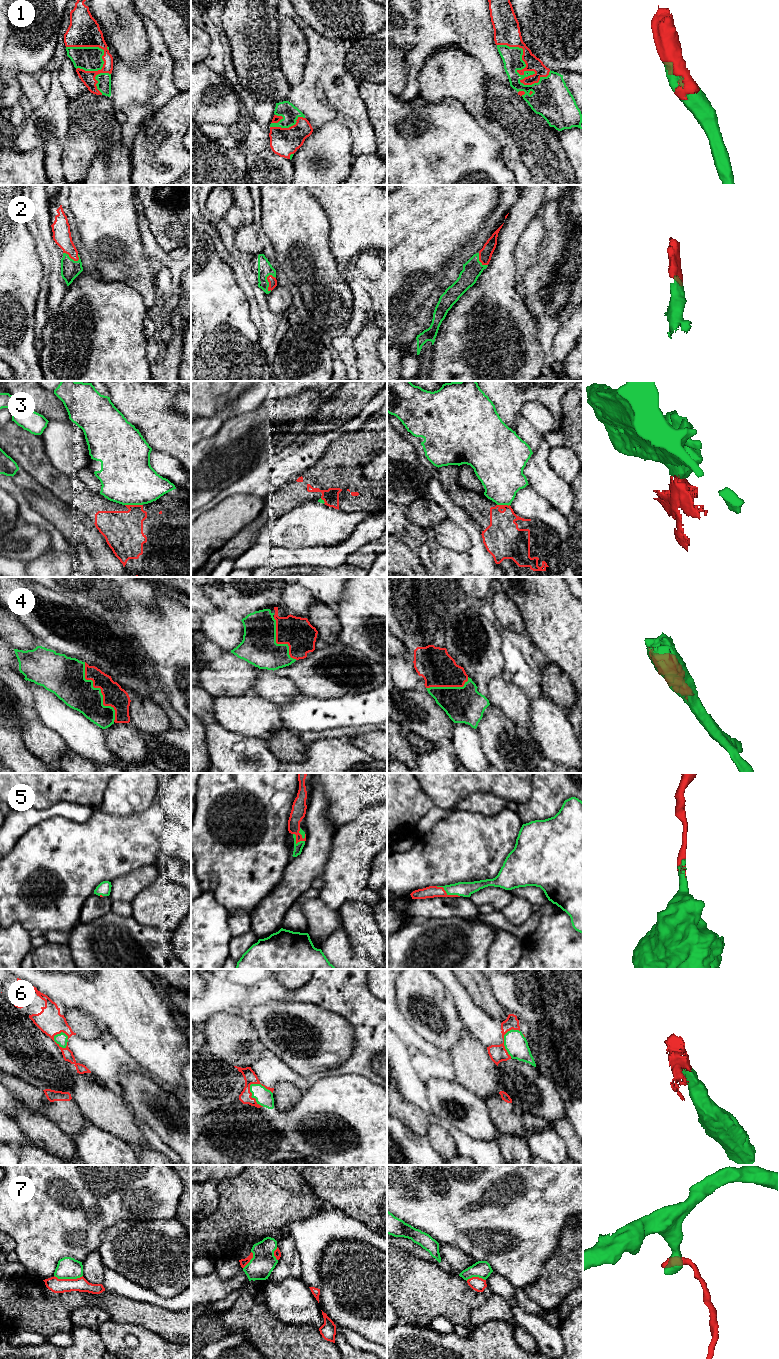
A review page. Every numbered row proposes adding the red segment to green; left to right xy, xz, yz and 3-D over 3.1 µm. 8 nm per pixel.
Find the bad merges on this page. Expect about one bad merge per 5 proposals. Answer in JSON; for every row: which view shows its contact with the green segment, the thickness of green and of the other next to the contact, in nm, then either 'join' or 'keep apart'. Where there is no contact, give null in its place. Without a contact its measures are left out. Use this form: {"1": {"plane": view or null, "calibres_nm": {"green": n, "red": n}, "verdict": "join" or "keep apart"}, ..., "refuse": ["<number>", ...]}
{"1": {"plane": "yz", "calibres_nm": {"green": 280, "red": 120}, "verdict": "join"}, "2": {"plane": "xz", "calibres_nm": {"green": 120, "red": 70}, "verdict": "join"}, "3": {"plane": "xy", "calibres_nm": {"green": 420, "red": 320}, "verdict": "keep apart"}, "4": {"plane": "xy", "calibres_nm": {"green": 260, "red": 180}, "verdict": "join"}, "5": {"plane": "xz", "calibres_nm": {"green": 70, "red": 120}, "verdict": "join"}, "6": {"plane": "xz", "calibres_nm": {"green": 140, "red": 100}, "verdict": "join"}, "7": {"plane": "xy", "calibres_nm": {"green": 180, "red": 120}, "verdict": "keep apart"}, "refuse": ["3", "7"]}

